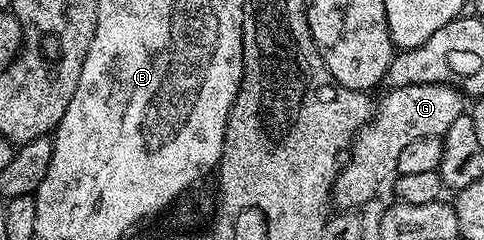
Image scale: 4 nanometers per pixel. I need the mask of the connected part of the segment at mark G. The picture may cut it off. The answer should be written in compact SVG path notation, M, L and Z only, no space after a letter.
M410 84L393 86L378 98L378 105L366 125L352 139L350 153L332 183L331 201L337 207L352 212L364 206L376 194L376 189L397 173L396 161L406 144L414 137L442 136L458 116L465 113L465 95L455 86L446 84Z

